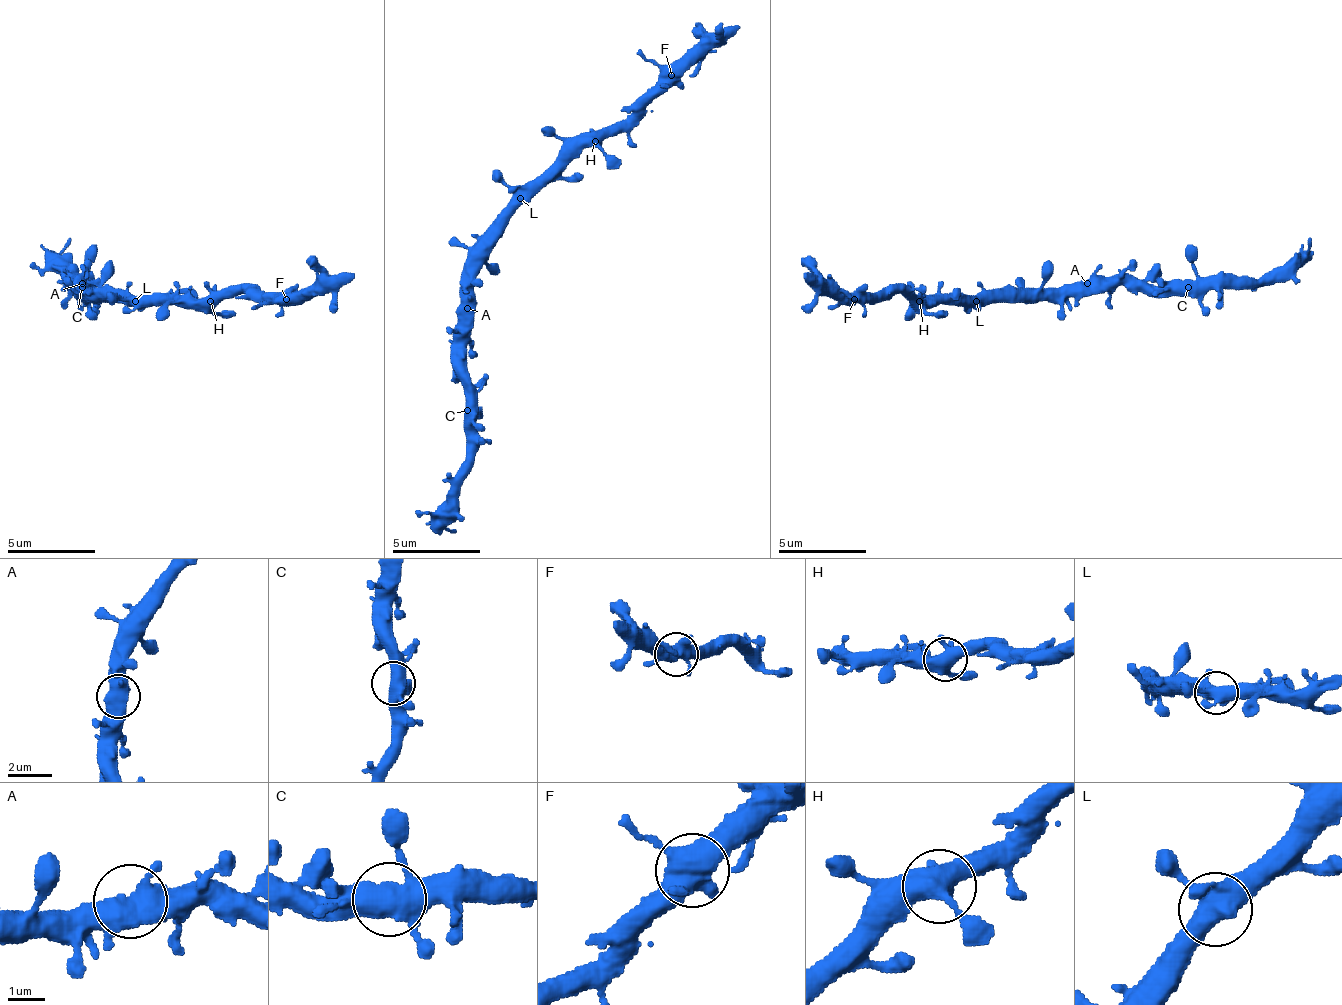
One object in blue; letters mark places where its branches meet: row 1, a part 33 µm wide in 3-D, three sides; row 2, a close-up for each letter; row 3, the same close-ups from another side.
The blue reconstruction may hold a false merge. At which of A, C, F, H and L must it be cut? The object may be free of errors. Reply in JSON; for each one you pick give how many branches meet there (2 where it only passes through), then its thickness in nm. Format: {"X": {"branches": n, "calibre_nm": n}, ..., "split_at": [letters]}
{"split_at": []}

